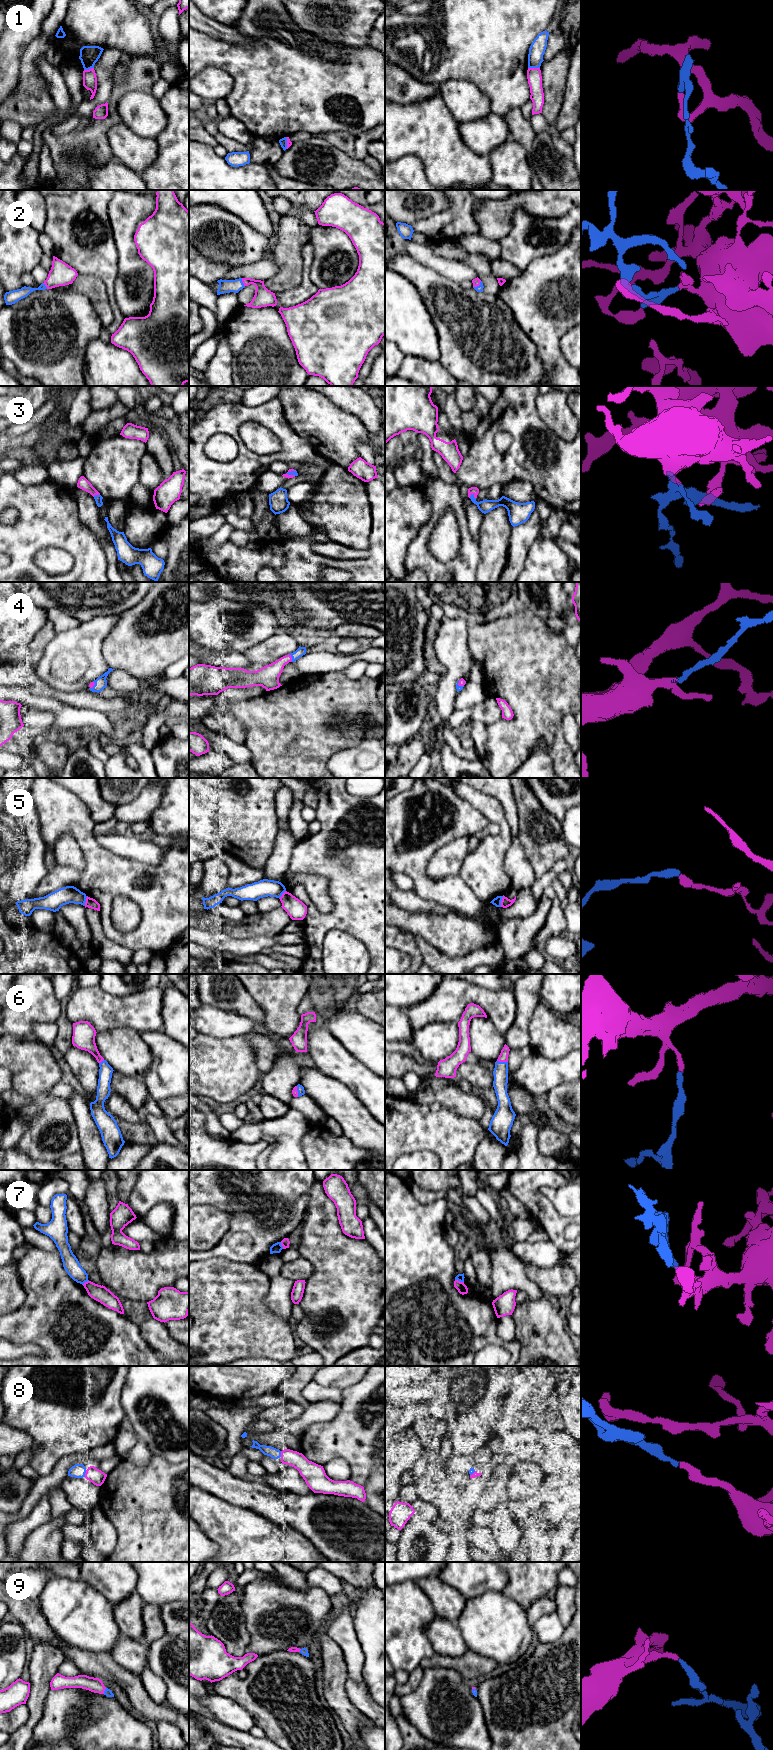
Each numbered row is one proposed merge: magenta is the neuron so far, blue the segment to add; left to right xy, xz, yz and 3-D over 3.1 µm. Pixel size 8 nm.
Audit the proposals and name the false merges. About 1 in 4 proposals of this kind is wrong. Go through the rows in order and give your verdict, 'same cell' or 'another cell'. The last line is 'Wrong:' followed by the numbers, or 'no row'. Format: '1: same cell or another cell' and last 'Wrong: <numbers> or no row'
1: same cell
2: same cell
3: same cell
4: same cell
5: another cell
6: same cell
7: another cell
8: same cell
9: same cell
Wrong: 5, 7

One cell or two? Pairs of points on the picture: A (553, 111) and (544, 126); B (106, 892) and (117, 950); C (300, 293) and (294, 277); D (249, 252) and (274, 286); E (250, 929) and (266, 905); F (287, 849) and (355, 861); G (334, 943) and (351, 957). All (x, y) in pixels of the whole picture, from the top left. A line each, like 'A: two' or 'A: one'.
A: two
B: two
C: two
D: two
E: two
F: two
G: one

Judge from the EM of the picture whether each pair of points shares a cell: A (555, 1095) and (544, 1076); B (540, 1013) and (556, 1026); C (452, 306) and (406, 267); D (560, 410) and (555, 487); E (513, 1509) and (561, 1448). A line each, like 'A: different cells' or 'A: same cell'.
A: different cells
B: same cell
C: same cell
D: different cells
E: same cell

